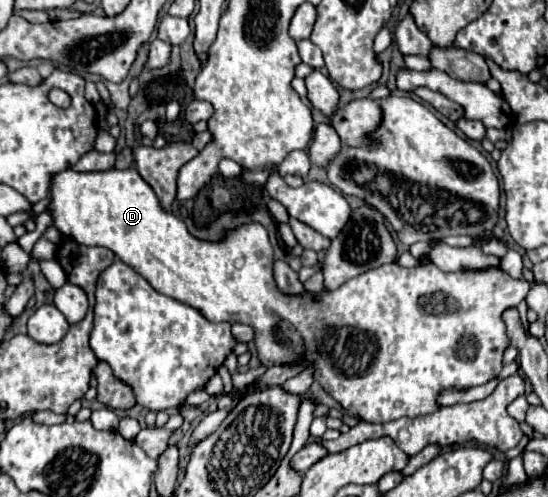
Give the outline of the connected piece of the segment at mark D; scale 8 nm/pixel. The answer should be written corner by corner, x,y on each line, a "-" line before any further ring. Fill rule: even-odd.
71,168
53,174
51,176
51,202
47,206
51,218
53,218
53,226
63,234
69,236
85,246
105,246
109,250
115,252
115,256
125,262
127,266
131,266
133,270
137,270
157,292
171,296
187,306
197,308
207,320
215,320
215,322
241,322
241,324
249,324
253,328
255,334
255,348
257,348
257,358
261,360
263,366
271,368
271,366
285,366
285,364
297,364
297,362
307,362
309,366
313,366
313,378
323,386
325,392
329,392
349,414
359,416
365,422
391,422
397,420
401,416
425,416
431,414
435,410
439,410
437,398
443,390
465,390
471,386
481,386
487,384
489,380
497,378
501,368
503,368
503,350
505,346
509,346
509,338
505,338
505,324
501,322
501,314
503,310
507,310
509,306
517,306
529,292
529,282
527,280
515,280
511,278
507,272
503,270
465,270
465,272
451,272
445,274
443,270
439,270
437,266
429,264
429,266
417,266
417,268
403,268
397,264
385,264
373,270
367,270
355,278
351,278
349,282
345,282
343,286
339,286
337,290
321,290
315,298
305,298
303,294
283,294
273,278
273,246
269,242
267,230
259,224
259,222
249,222
249,224
241,224
233,230
225,232
223,240
217,242
209,242
209,240
199,240
195,238
183,220
179,220
175,214
167,214
161,206
159,200
153,192
153,188
137,174
135,168
127,168
127,170
105,170
105,172
75,172
-
315,352
315,360
309,360
309,354

